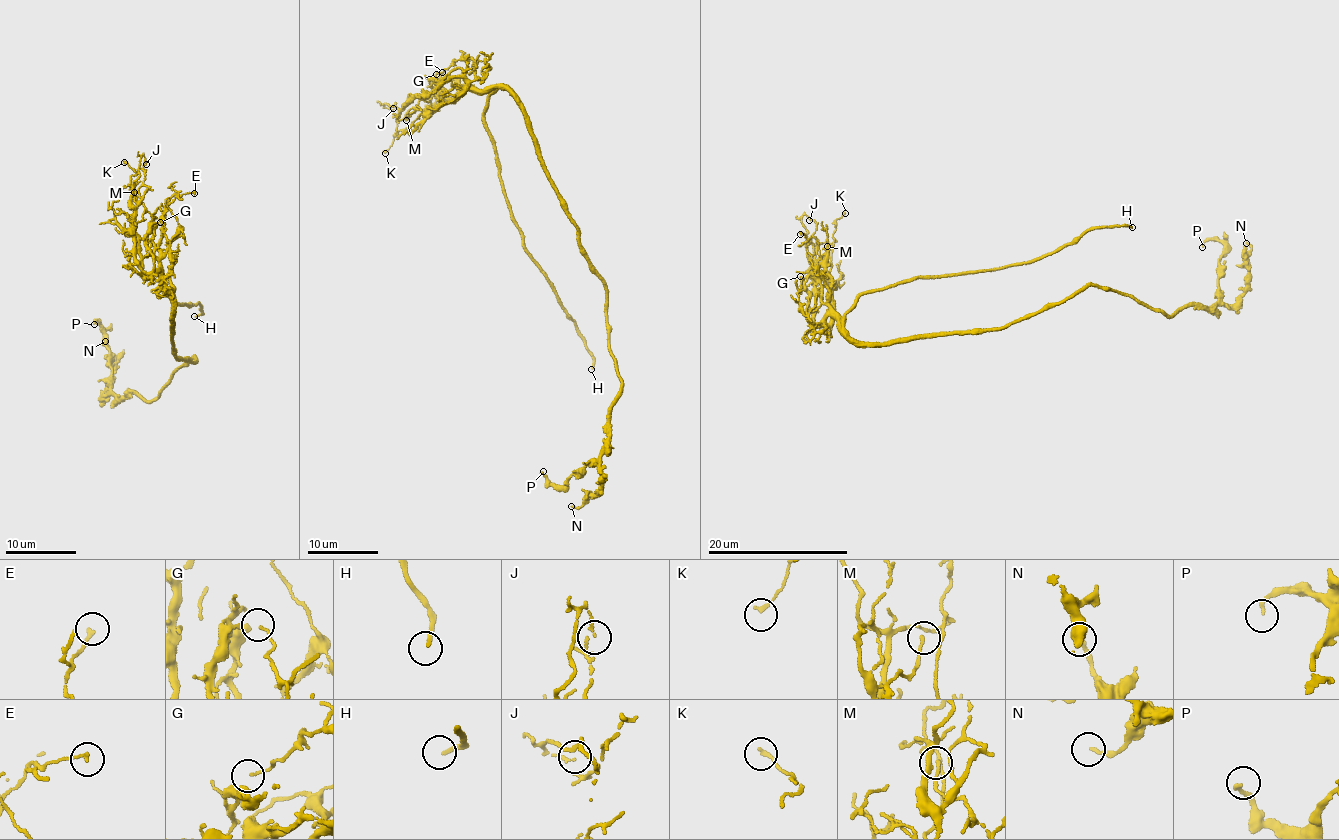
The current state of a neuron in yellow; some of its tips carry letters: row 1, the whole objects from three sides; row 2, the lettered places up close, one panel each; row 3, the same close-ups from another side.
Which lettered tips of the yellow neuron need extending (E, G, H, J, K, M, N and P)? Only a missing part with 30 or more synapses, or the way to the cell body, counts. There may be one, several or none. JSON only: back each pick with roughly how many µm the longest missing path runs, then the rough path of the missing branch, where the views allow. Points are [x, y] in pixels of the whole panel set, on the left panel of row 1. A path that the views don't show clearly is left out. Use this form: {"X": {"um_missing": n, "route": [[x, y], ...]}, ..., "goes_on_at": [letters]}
{"H": {"um_missing": 40, "route": [[194, 316], [167, 332], [156, 343], [149, 364], [130, 376], [124, 392], [129, 402], [116, 408], [96, 404]]}, "goes_on_at": ["H"]}

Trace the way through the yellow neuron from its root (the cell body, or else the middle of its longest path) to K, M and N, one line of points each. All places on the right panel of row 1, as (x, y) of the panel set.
K: (929, 334), (864, 343), (828, 316), (827, 326), (833, 310), (828, 282), (833, 231), (845, 213)
M: (929, 334), (891, 343), (864, 343), (847, 334), (839, 314), (822, 301), (816, 261), (824, 257), (827, 246)
N: (929, 334), (999, 330), (1091, 284), (1171, 316), (1190, 305), (1230, 307), (1248, 274), (1246, 243)

